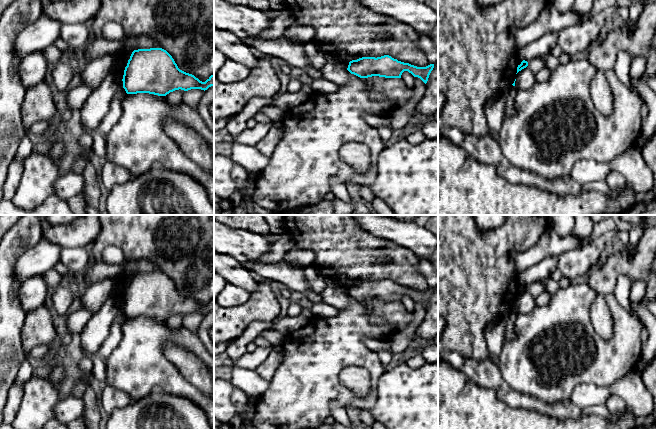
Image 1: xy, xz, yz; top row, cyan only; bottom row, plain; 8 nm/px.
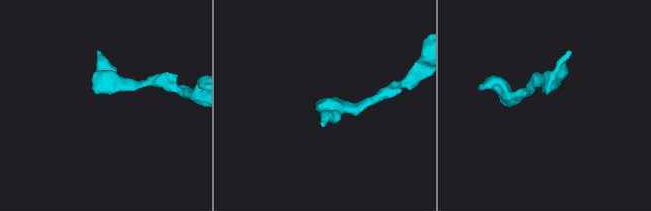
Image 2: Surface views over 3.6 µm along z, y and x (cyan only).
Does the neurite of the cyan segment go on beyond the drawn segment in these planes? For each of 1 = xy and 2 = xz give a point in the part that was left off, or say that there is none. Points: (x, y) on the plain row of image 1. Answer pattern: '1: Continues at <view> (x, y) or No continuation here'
1: No continuation here
2: No continuation here

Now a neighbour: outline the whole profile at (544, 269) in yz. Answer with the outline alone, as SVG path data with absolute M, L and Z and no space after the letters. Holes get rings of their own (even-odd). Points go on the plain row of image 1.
M548 256L539 263L518 273L517 287L521 288L523 284L529 286L533 282L543 278L550 278L557 269L557 256Z

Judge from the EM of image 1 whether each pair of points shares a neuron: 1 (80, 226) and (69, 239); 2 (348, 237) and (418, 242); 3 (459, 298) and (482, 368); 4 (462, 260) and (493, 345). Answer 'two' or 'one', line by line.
1: one
2: two
3: two
4: two

